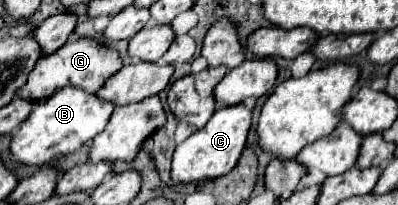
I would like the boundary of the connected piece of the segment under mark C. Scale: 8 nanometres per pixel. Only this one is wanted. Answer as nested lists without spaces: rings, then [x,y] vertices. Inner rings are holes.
[[[245,104],[215,110],[211,120],[201,130],[191,134],[185,142],[181,142],[175,148],[173,164],[171,164],[171,180],[175,184],[201,182],[201,180],[205,182],[229,174],[229,170],[233,170],[233,166],[237,164],[243,152],[249,128],[251,128],[251,110]]]

